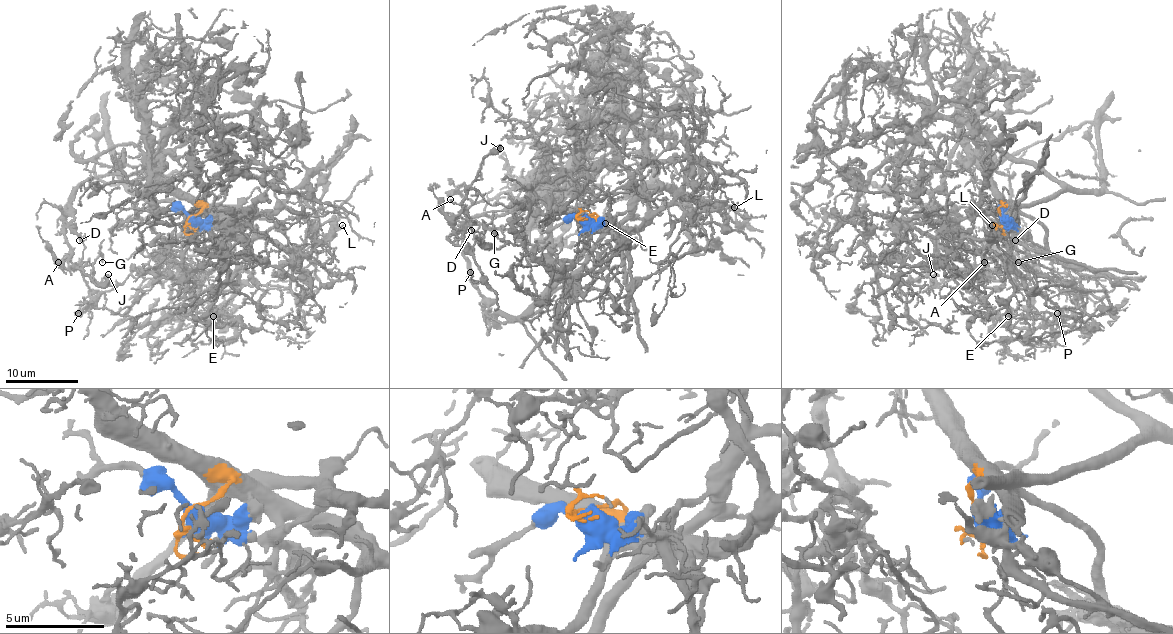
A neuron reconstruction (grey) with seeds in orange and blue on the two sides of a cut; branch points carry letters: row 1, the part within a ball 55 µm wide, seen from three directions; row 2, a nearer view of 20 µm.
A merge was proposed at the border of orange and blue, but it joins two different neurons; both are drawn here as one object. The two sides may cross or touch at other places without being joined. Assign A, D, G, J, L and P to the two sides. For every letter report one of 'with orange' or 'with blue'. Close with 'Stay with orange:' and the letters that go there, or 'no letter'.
A: with orange
D: with orange
G: with orange
J: with orange
L: with blue
P: with orange
Stay with orange: A, D, G, J, P

